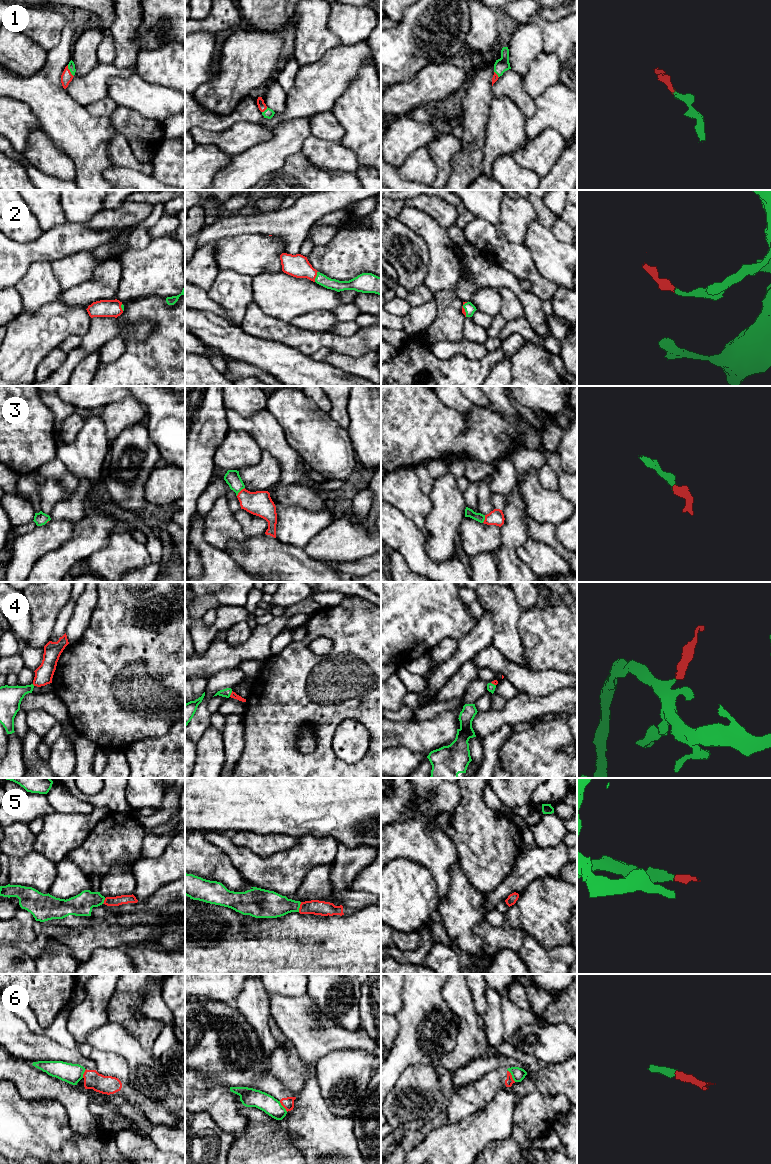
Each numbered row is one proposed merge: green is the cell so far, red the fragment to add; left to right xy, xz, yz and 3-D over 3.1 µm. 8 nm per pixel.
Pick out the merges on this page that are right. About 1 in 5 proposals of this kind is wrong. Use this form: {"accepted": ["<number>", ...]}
{"accepted": ["1", "2", "3", "4", "5"]}

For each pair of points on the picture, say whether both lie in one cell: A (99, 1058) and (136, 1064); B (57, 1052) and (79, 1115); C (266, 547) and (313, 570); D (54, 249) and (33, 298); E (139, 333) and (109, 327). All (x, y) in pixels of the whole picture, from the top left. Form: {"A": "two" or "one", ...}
{"A": "two", "B": "two", "C": "one", "D": "two", "E": "one"}

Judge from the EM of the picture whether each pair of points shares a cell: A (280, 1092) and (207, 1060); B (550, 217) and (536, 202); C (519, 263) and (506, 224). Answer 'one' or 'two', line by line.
A: one
B: one
C: two

